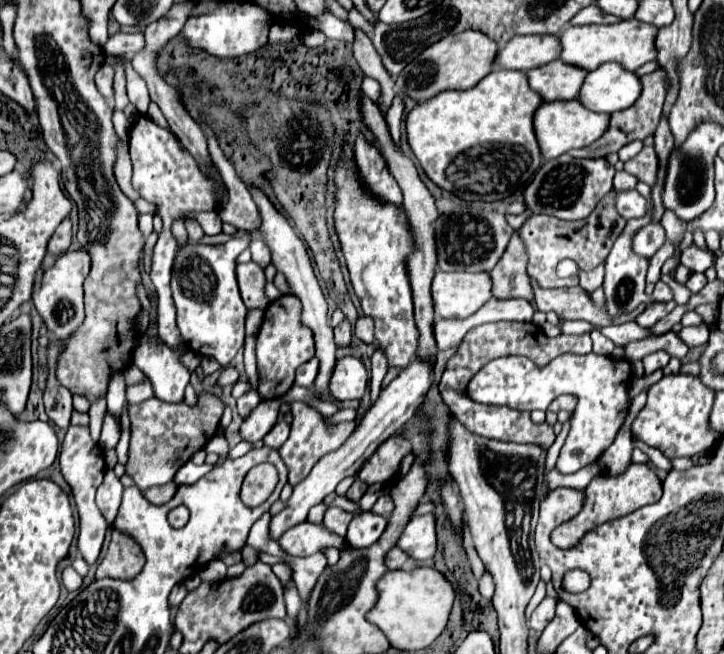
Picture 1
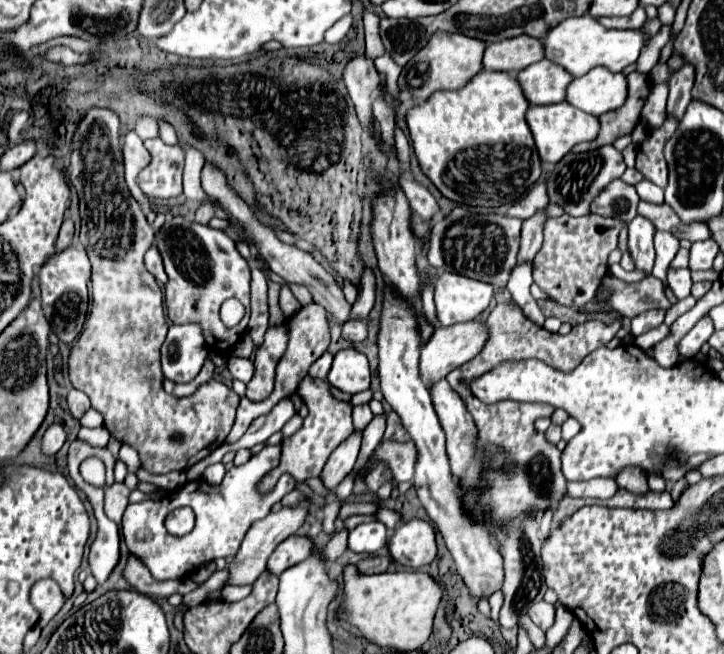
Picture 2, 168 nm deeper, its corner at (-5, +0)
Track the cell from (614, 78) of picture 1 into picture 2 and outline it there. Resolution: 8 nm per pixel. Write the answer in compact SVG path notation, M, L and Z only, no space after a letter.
M594 68L594 72L572 80L566 88L566 102L600 116L610 112L626 100L626 76L606 72L606 68Z

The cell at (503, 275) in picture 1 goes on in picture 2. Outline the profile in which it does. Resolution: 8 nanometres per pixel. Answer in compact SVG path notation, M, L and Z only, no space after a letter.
M546 208L538 210L534 216L530 216L528 220L524 220L522 224L522 242L520 242L520 252L518 252L518 262L526 262L532 260L536 256L536 252L542 246L542 230L544 224L548 220Z

